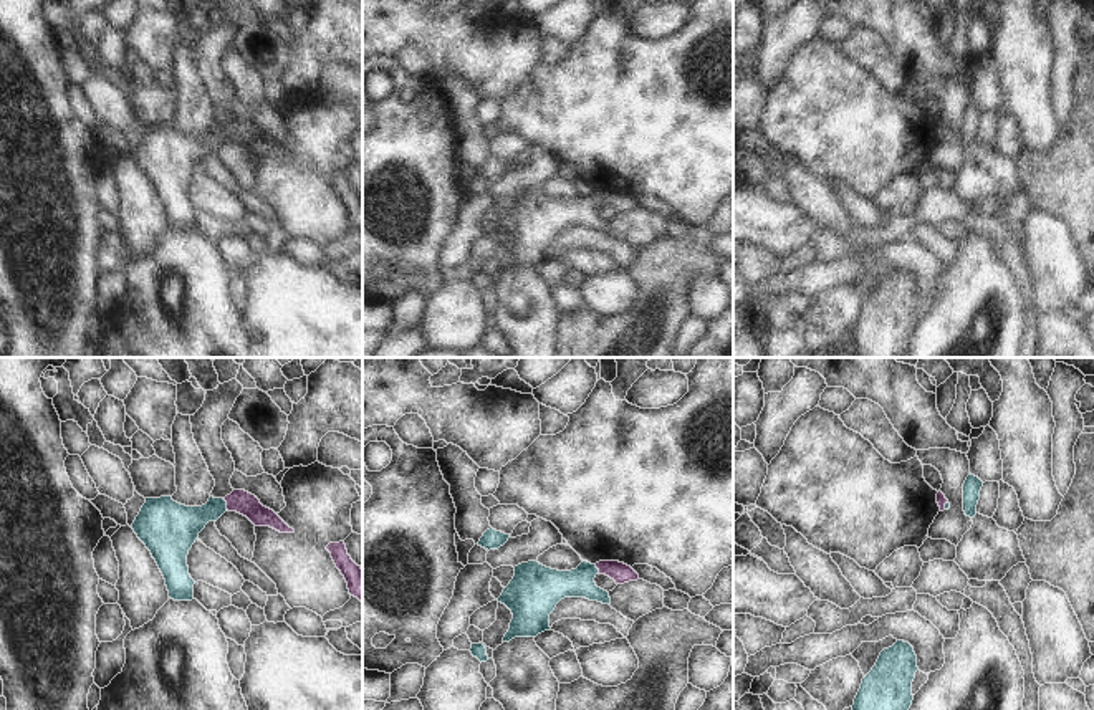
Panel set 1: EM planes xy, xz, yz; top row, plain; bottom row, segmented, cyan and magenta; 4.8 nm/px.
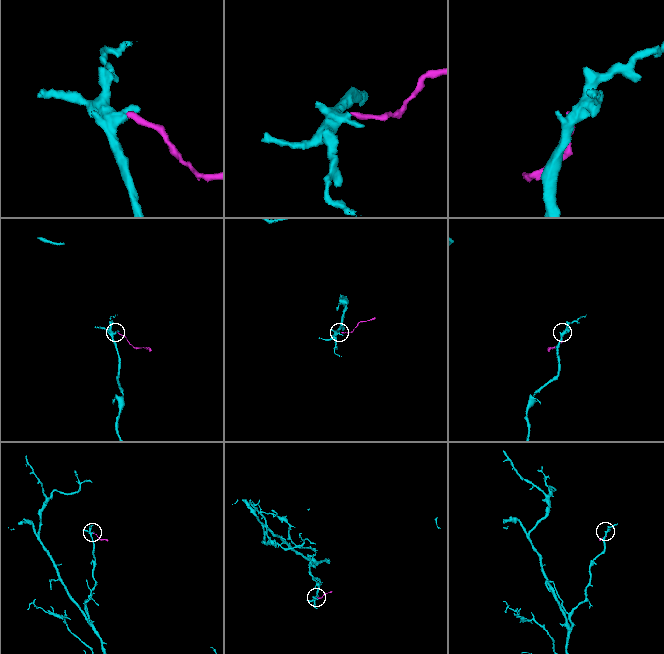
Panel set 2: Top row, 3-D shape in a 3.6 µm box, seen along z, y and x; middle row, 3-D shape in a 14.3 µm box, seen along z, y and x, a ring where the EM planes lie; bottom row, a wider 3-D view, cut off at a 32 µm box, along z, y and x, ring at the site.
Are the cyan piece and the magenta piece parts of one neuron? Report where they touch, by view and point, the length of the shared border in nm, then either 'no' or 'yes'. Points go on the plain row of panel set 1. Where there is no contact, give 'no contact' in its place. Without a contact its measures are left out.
xy (225, 133) | 60 nm | yes

